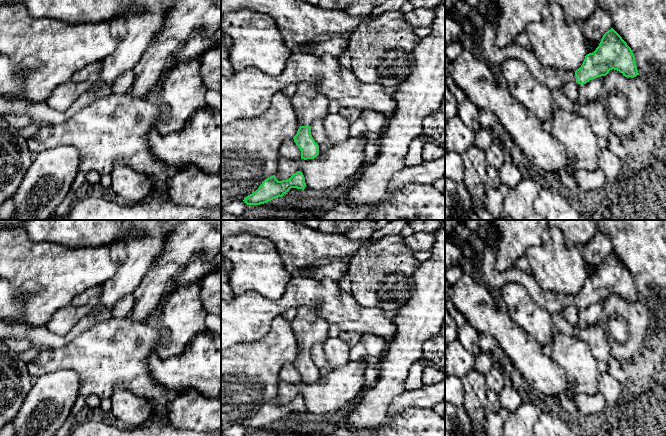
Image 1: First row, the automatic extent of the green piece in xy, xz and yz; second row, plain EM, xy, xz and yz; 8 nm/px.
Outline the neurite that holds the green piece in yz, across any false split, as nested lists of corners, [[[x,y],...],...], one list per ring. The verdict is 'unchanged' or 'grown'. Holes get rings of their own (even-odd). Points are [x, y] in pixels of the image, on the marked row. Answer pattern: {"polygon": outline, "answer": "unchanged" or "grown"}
{"polygon": [[[487,0],[483,15],[482,42],[478,53],[488,60],[489,66],[494,70],[499,70],[502,63],[508,59],[519,59],[540,83],[551,90],[561,88],[571,81],[580,85],[586,84],[592,79],[606,76],[612,69],[625,77],[634,78],[639,75],[631,48],[613,28],[603,35],[596,50],[587,54],[581,67],[574,72],[543,66],[531,50],[516,42],[497,47],[495,17],[498,14],[495,0]]], "answer": "grown"}

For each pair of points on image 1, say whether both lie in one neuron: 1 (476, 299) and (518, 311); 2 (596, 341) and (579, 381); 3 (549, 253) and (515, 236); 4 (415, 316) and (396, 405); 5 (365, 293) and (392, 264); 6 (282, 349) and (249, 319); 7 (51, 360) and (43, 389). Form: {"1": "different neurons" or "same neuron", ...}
{"1": "different neurons", "2": "different neurons", "3": "different neurons", "4": "different neurons", "5": "same neuron", "6": "different neurons", "7": "different neurons"}

